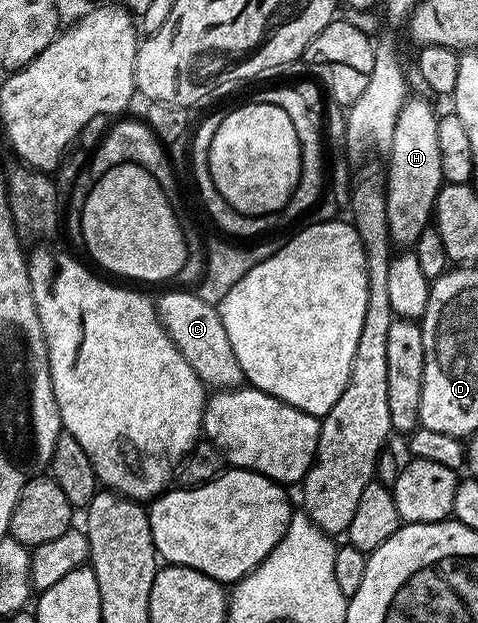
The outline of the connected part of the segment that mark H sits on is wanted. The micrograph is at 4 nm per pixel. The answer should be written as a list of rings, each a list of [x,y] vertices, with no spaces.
[[[407,99],[406,105],[396,118],[396,130],[392,130],[392,138],[388,145],[390,161],[385,161],[386,201],[388,202],[388,234],[391,245],[406,250],[417,244],[420,234],[424,234],[432,224],[434,202],[442,189],[443,179],[440,170],[440,150],[436,143],[436,126],[439,113],[426,100]]]

